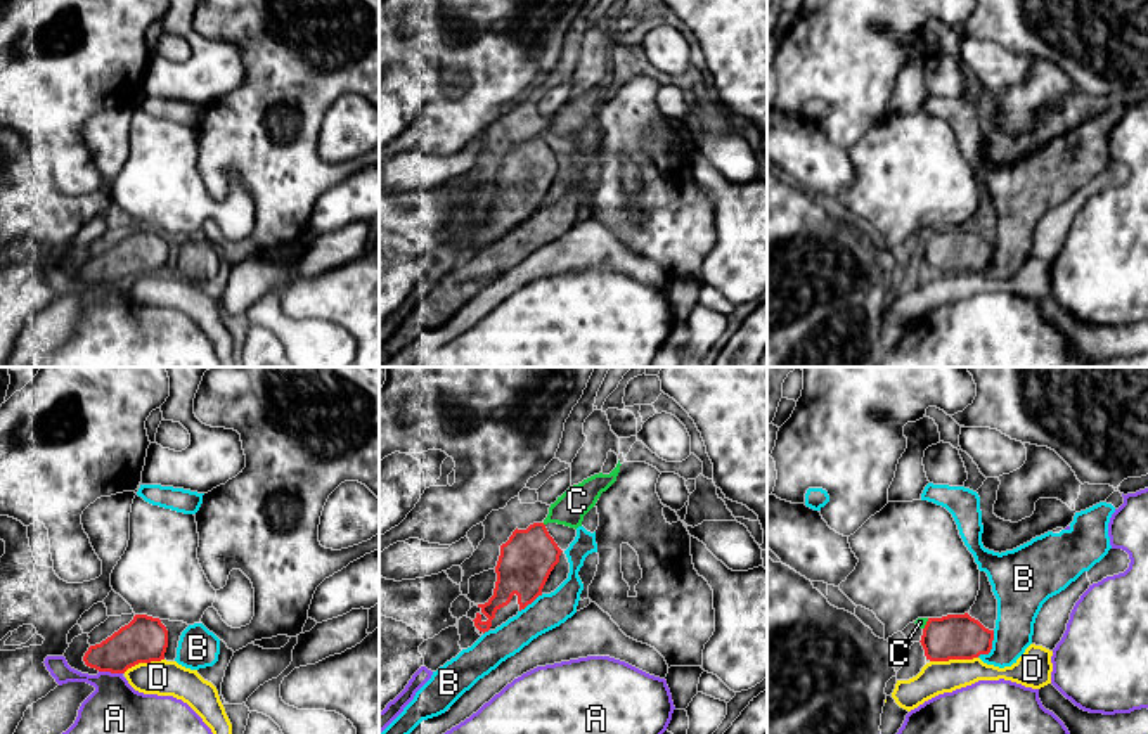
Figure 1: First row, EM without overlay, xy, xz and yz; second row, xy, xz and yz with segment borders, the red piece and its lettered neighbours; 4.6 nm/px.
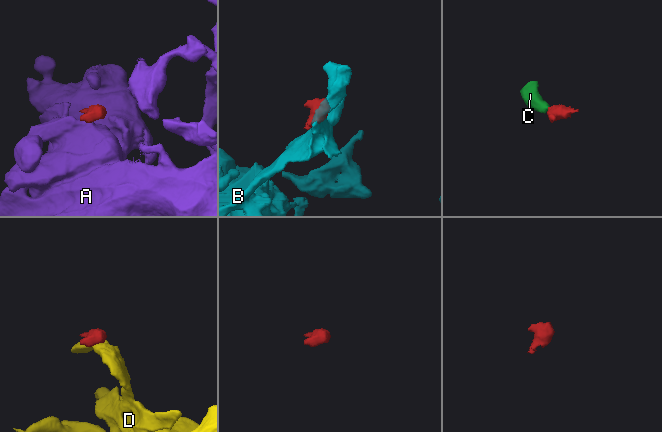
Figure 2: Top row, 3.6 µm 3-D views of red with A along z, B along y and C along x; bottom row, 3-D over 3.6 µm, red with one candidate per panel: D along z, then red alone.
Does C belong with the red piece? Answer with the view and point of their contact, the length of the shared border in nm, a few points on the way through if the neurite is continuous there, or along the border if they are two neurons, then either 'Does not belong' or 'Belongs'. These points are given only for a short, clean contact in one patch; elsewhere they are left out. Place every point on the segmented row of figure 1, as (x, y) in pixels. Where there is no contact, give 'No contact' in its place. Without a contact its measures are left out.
Touches red at yz (927, 624). Shared border 60 nm. Path across: yz (954, 636), (941, 636), (927, 624), (920, 622). Belongs

